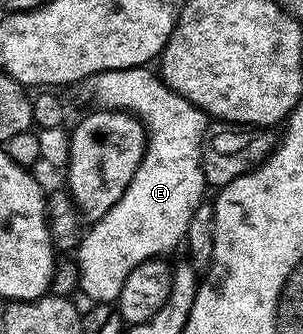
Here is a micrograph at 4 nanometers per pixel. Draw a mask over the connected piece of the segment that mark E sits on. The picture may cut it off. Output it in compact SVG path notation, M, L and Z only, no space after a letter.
M140 65L139 67L131 67L130 69L109 69L106 73L98 73L92 78L93 93L98 108L107 111L124 111L133 114L142 125L145 126L145 136L147 138L145 143L145 154L139 163L139 167L135 171L135 175L131 179L131 183L127 187L127 191L123 191L123 195L119 199L119 203L115 203L111 207L111 211L107 211L107 215L103 215L99 221L92 222L93 229L82 236L76 250L77 256L77 277L81 280L81 289L90 297L90 302L93 303L113 303L116 302L118 295L123 291L123 283L127 279L127 275L131 275L131 271L135 271L135 267L139 267L139 263L149 261L153 257L161 257L165 255L168 249L173 249L176 245L180 246L187 235L187 227L191 227L191 215L195 215L195 211L206 200L205 192L207 186L205 183L205 176L203 175L203 167L201 166L201 144L205 141L208 127L211 124L210 118L203 112L202 109L197 109L187 99L183 99L178 93L173 92L156 72L152 73L152 68Z

